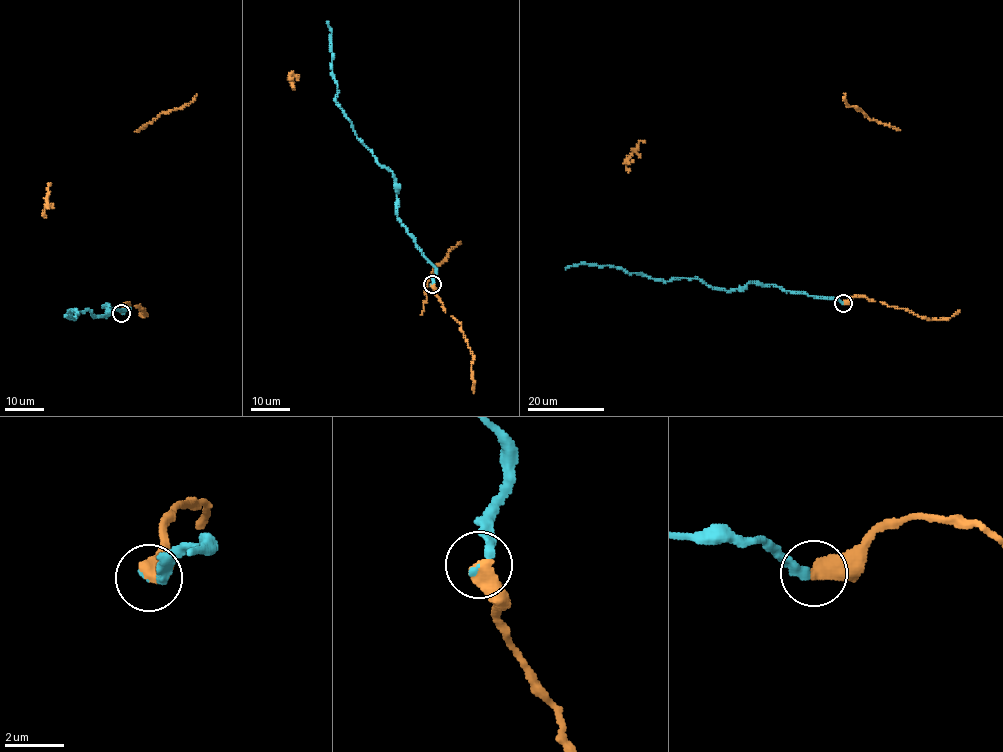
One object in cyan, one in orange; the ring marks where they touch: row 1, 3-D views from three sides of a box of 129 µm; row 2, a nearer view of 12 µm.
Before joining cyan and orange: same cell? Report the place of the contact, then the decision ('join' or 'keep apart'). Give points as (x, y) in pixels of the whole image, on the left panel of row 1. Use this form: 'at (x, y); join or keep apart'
at (121, 313); join

